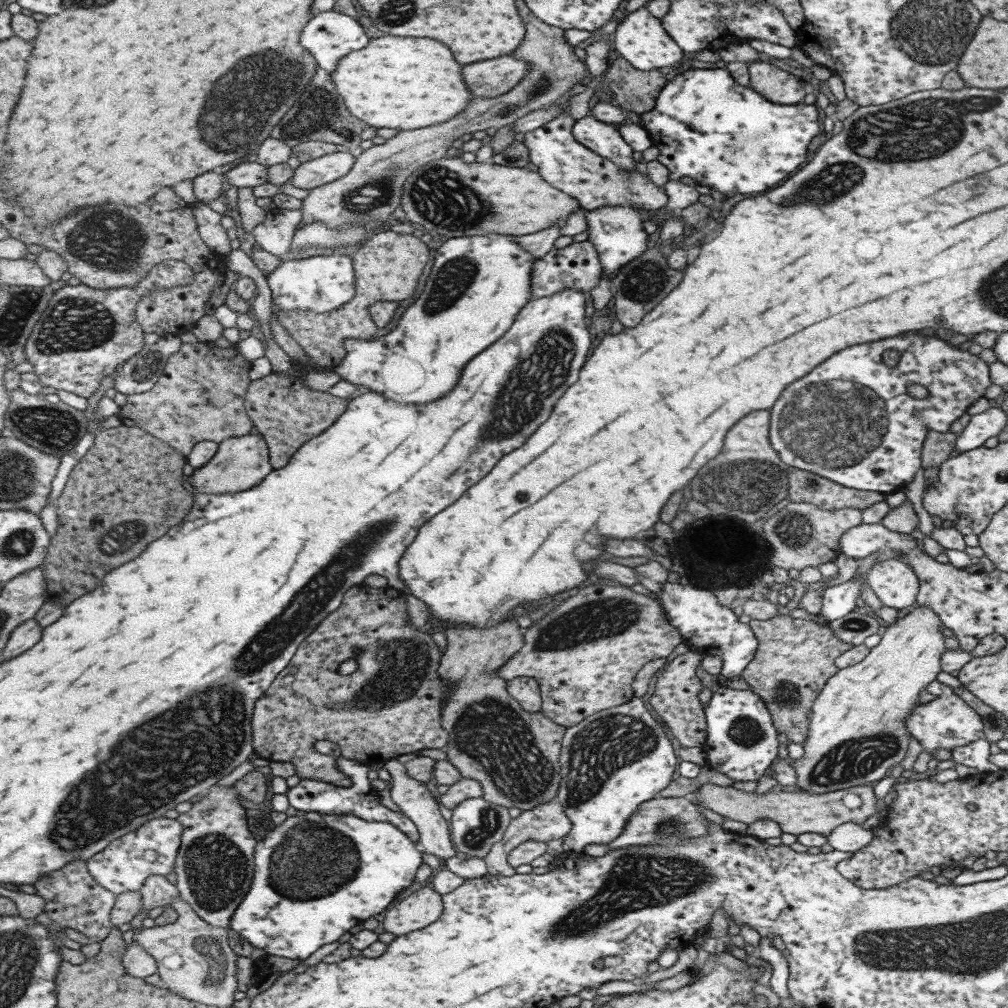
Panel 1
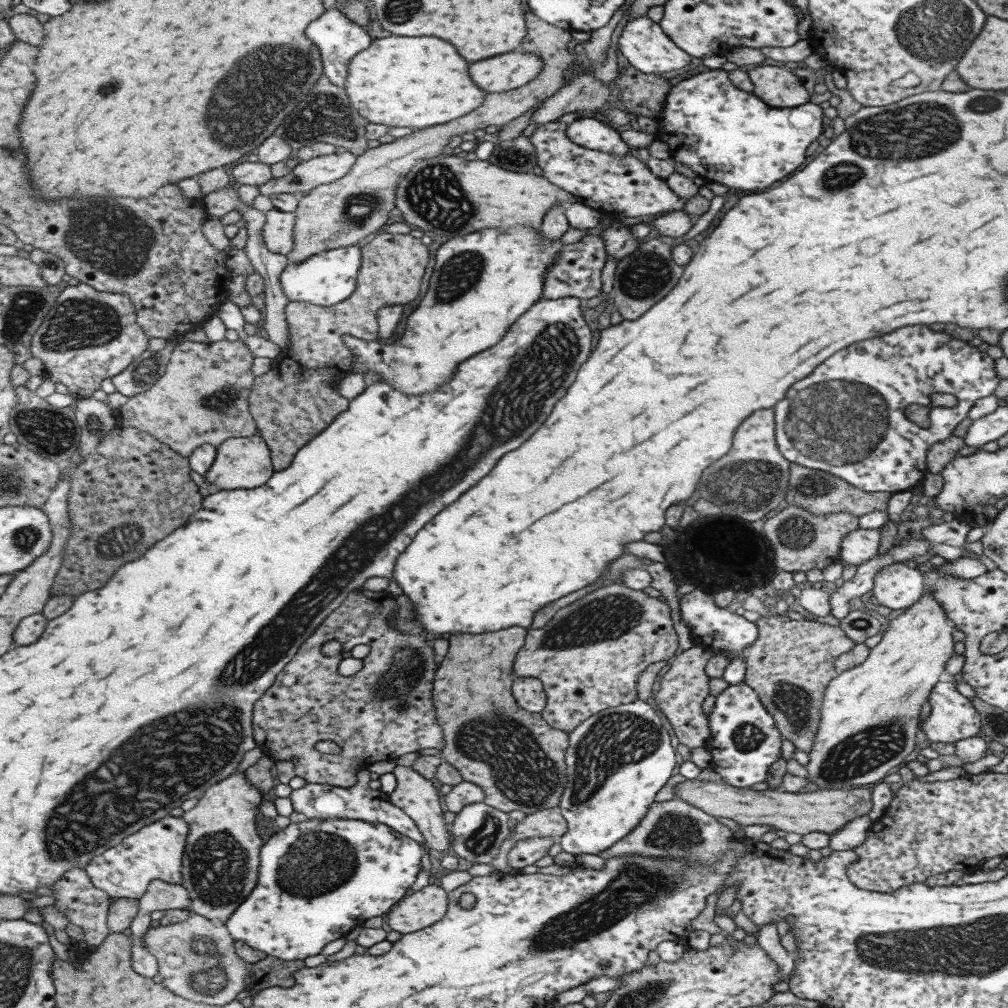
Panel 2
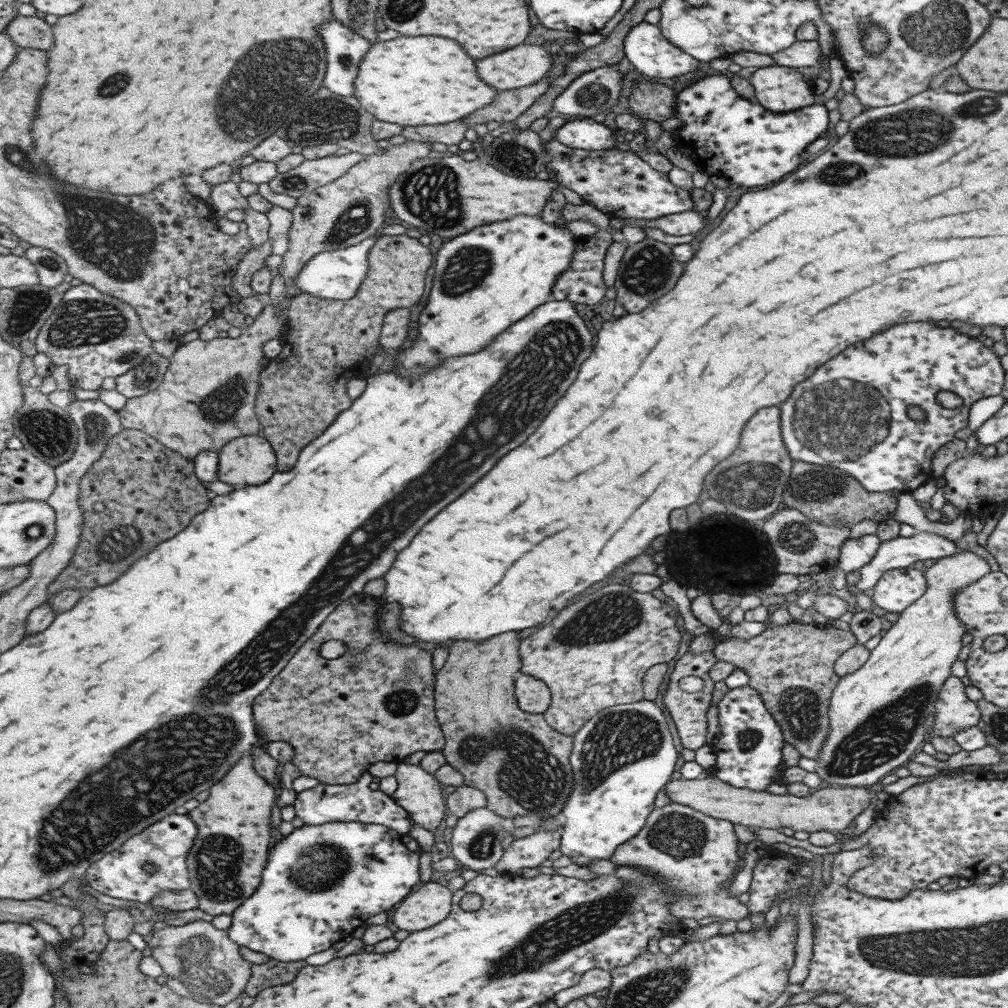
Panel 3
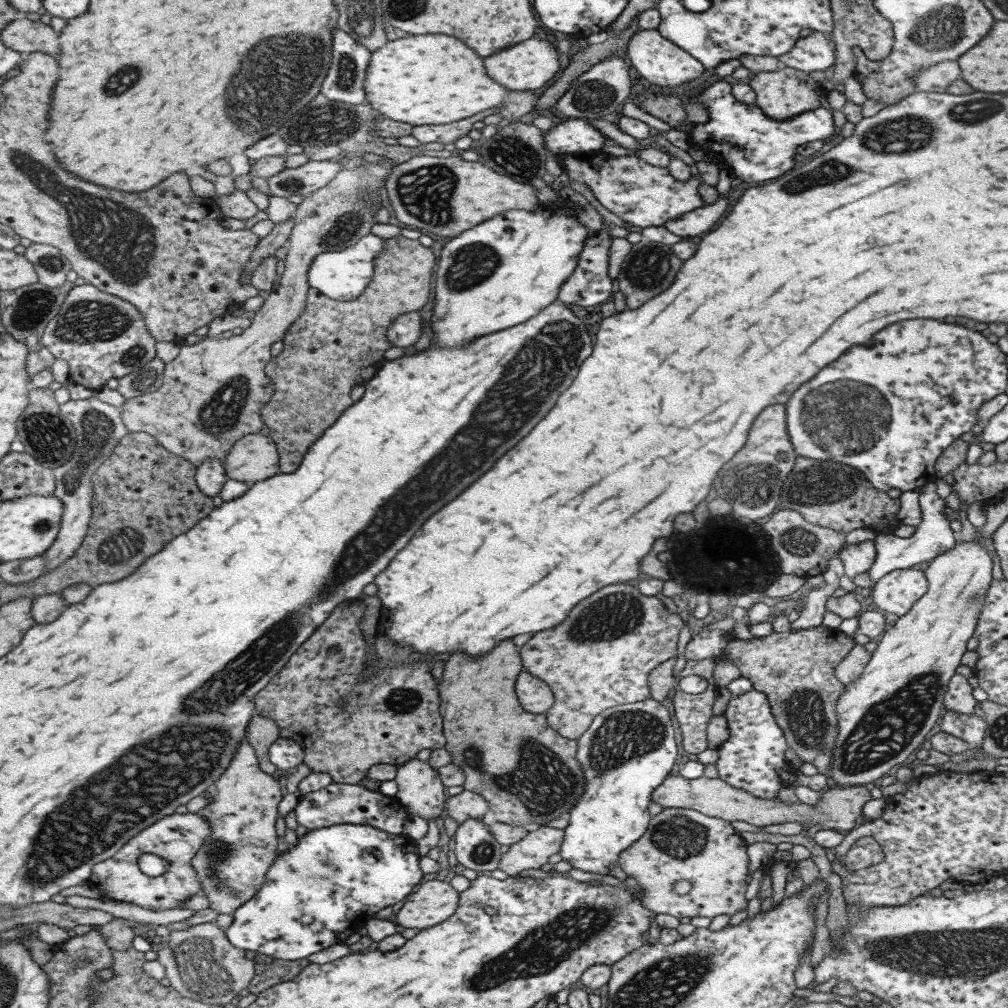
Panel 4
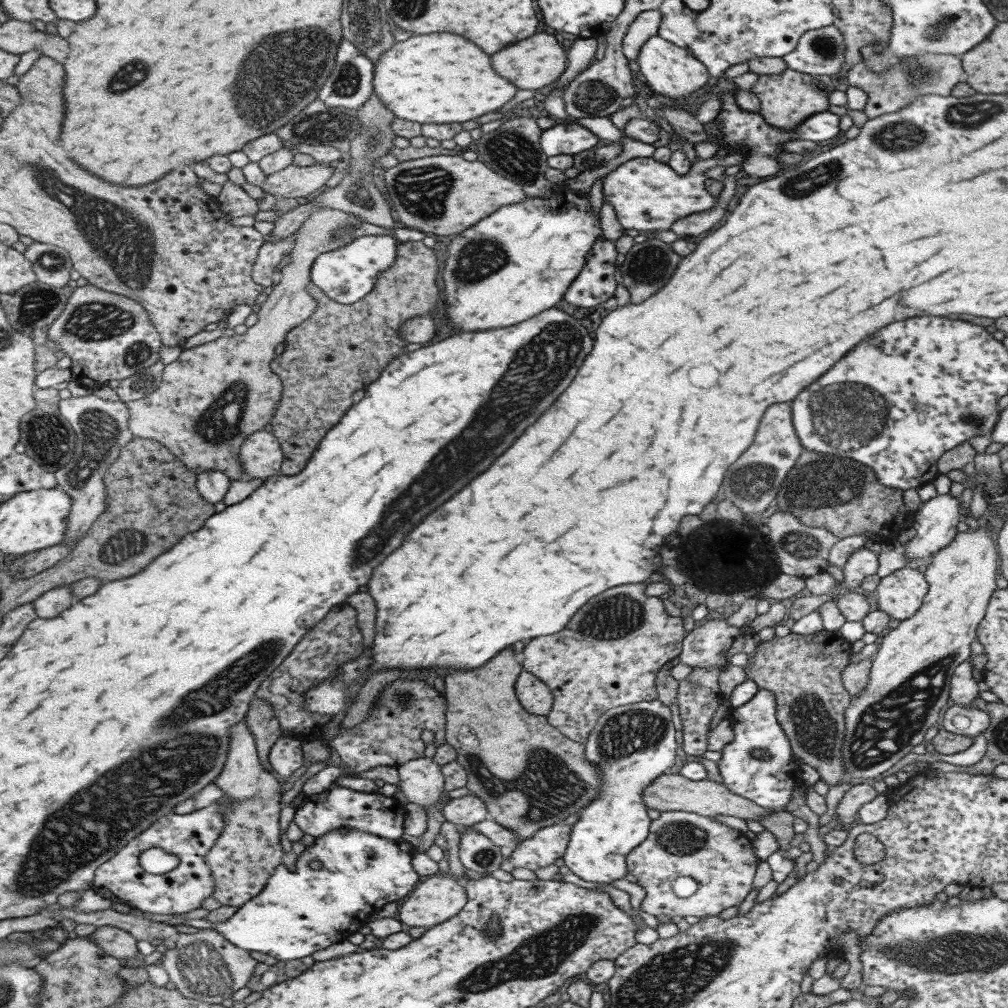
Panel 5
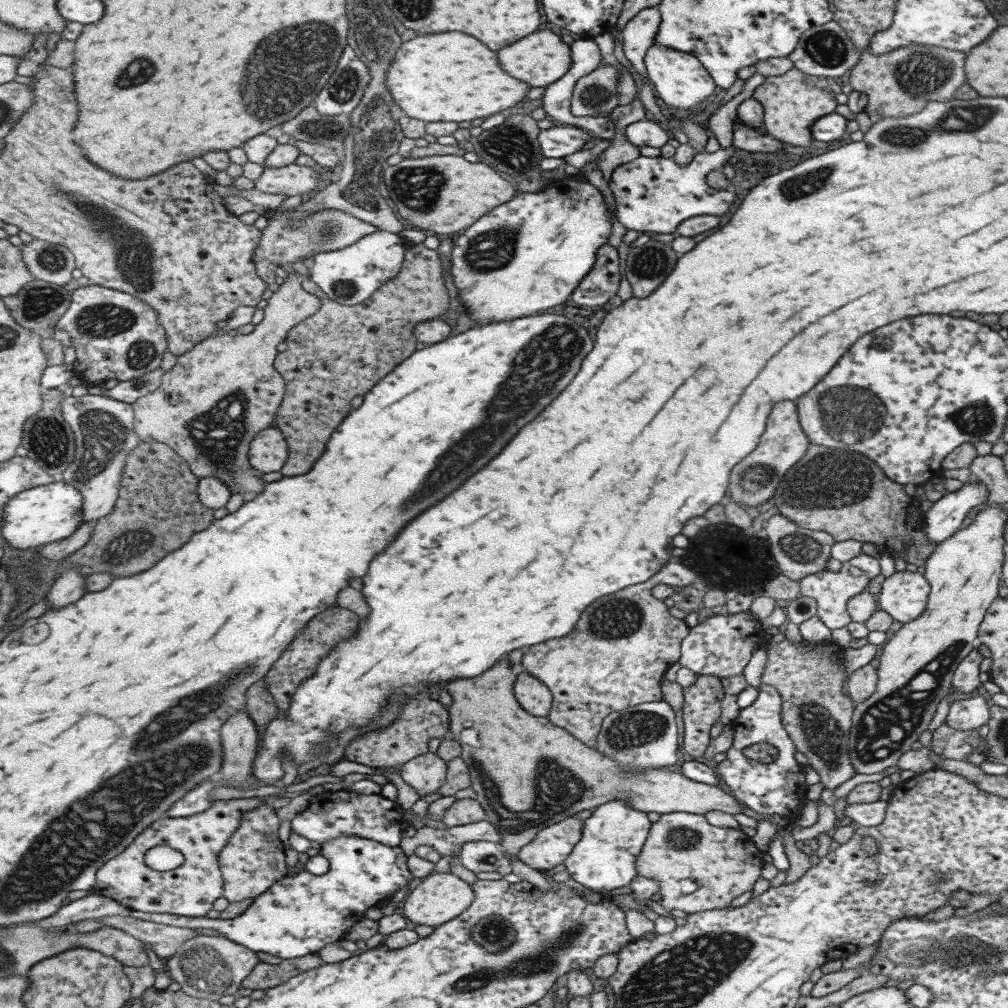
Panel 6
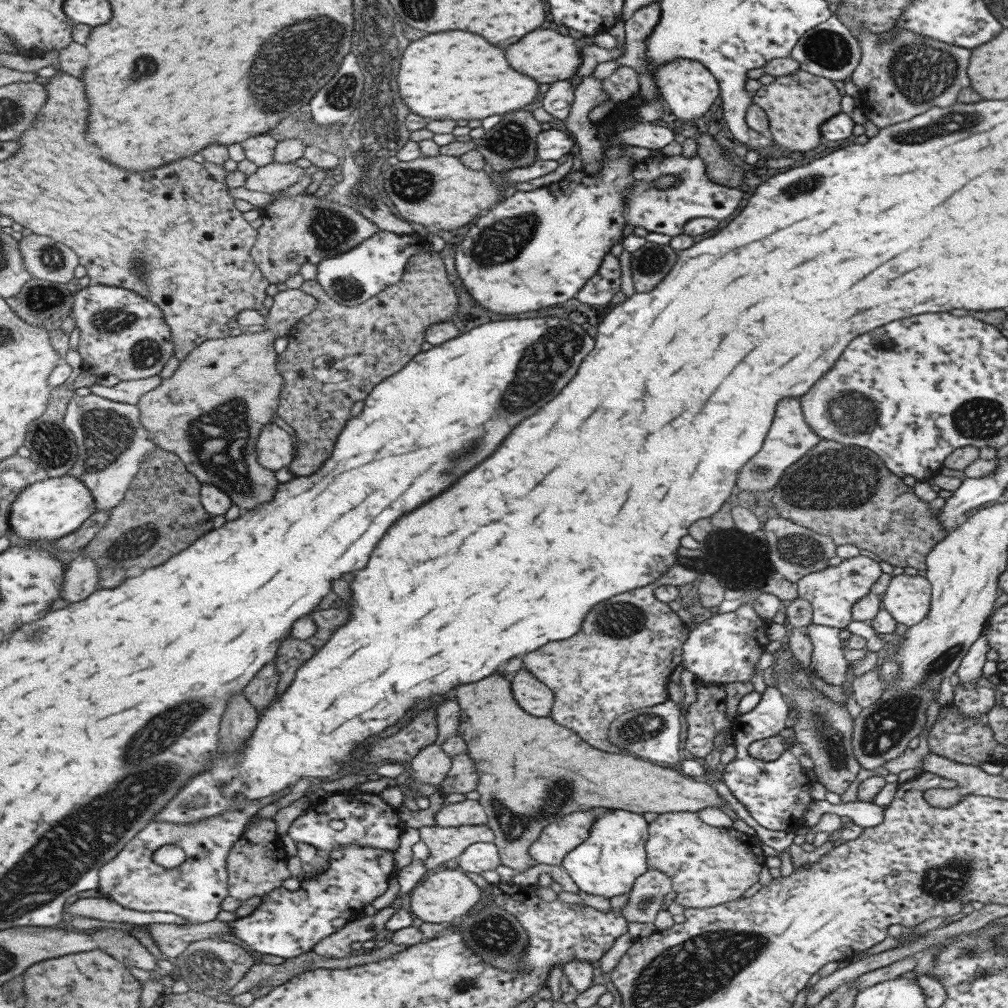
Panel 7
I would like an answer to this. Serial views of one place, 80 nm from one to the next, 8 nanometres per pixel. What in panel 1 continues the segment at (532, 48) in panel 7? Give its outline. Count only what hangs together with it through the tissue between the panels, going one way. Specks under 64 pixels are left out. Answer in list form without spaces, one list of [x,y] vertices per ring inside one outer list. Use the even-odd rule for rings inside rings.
[[[493,58],[473,62],[461,68],[461,78],[473,96],[493,98],[505,94],[515,87],[528,72],[528,64],[518,58]]]

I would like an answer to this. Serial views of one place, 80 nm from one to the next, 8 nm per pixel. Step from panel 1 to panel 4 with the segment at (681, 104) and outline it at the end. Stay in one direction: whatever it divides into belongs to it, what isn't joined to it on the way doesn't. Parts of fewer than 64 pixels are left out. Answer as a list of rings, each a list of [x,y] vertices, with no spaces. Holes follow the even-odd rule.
[[[729,79],[716,81],[696,96],[689,96],[688,102],[704,106],[707,121],[693,125],[687,138],[690,146],[704,148],[711,155],[711,159],[722,162],[732,172],[735,181],[761,184],[773,180],[794,166],[795,147],[805,142],[823,140],[833,132],[835,126],[831,111],[825,108],[806,110],[778,121],[766,117],[755,104],[745,104],[733,98],[730,86]]]

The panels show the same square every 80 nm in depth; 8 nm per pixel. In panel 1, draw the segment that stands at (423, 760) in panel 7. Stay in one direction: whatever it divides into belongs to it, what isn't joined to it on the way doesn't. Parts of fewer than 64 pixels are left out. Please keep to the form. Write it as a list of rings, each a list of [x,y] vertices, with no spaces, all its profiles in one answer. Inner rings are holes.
[[[395,759],[386,760],[384,769],[391,776],[392,787],[390,788],[391,801],[399,808],[401,814],[409,818],[409,820],[416,826],[419,836],[418,844],[421,852],[433,854],[438,858],[451,858],[456,856],[457,852],[452,847],[449,839],[449,830],[447,830],[447,822],[441,817],[438,810],[438,804],[427,790],[425,784],[415,781],[407,777],[404,764]]]

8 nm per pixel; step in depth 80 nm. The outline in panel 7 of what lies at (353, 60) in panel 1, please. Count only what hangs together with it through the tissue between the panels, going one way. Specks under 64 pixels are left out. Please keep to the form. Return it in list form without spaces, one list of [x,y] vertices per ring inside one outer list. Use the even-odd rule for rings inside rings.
[[[463,30],[427,34],[419,40],[409,42],[401,54],[397,70],[397,91],[409,113],[429,120],[481,120],[493,114],[503,114],[509,110],[519,111],[539,95],[537,83],[523,74],[515,74],[507,64],[499,48],[487,44],[477,34],[467,34]]]

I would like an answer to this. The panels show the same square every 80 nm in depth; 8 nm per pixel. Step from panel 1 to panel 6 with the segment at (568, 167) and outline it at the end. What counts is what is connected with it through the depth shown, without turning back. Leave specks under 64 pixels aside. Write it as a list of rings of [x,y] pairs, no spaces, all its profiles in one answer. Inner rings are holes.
[[[732,146],[711,153],[695,152],[693,158],[685,166],[679,166],[671,157],[637,158],[619,165],[611,172],[608,187],[615,202],[617,222],[626,230],[636,230],[638,233],[652,232],[671,234],[676,232],[676,226],[682,220],[692,216],[721,216],[731,208],[733,190],[715,190],[705,183],[705,175],[729,160],[736,154]]]

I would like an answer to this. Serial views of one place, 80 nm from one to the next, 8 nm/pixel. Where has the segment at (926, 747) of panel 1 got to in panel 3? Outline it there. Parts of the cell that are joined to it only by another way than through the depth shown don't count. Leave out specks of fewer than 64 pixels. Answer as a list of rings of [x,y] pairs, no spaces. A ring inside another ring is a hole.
[[[949,675],[942,683],[934,700],[933,736],[951,736],[968,726],[980,724],[980,712],[975,701],[963,693],[961,680]]]

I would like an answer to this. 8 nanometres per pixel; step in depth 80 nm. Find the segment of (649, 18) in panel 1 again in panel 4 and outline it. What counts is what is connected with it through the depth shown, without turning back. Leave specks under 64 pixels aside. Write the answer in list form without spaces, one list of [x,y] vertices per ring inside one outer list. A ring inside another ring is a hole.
[[[639,29],[632,34],[625,46],[625,59],[638,77],[658,87],[681,87],[689,80],[695,80],[704,66],[690,54],[663,38],[657,29]]]

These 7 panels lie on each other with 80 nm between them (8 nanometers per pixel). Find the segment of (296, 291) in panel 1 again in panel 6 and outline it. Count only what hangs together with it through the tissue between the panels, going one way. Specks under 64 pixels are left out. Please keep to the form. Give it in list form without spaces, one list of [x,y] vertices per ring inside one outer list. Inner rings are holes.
[[[378,230],[345,248],[313,254],[308,264],[309,279],[330,300],[344,306],[354,306],[364,302],[385,281],[397,274],[404,259],[405,249],[411,245],[398,234]]]

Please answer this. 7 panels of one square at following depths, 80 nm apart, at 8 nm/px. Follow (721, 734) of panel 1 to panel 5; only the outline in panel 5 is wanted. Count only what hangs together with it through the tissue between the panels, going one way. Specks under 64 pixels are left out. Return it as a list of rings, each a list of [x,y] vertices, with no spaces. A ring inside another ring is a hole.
[[[758,689],[747,702],[733,707],[727,719],[733,738],[720,750],[720,759],[716,762],[725,789],[763,810],[783,810],[795,787],[804,785],[799,775],[799,762],[793,759],[787,737],[777,724],[773,693]],[[754,750],[766,750],[767,758],[754,757]]]

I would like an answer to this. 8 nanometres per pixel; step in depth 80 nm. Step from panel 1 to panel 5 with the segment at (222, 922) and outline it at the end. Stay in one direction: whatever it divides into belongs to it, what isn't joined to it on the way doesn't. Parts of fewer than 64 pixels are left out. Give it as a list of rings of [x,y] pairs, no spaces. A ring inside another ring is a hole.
[[[240,720],[228,730],[230,743],[228,746],[227,756],[221,773],[212,782],[219,790],[225,793],[223,802],[225,810],[221,812],[223,830],[215,844],[211,846],[203,856],[202,860],[208,866],[209,872],[213,879],[213,890],[211,898],[221,906],[241,907],[265,886],[270,872],[281,863],[281,846],[279,843],[278,818],[282,806],[279,804],[282,794],[279,793],[280,784],[275,780],[275,776],[269,771],[262,770],[256,748],[254,747],[254,738]]]

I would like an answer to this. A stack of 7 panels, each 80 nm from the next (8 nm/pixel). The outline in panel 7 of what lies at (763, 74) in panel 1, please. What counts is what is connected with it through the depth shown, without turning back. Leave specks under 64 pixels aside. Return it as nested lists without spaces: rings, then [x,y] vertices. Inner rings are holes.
[[[801,69],[782,77],[774,77],[771,83],[762,85],[751,95],[752,102],[766,114],[769,137],[773,143],[791,152],[807,152],[819,144],[820,126],[840,112],[840,98],[832,81]]]

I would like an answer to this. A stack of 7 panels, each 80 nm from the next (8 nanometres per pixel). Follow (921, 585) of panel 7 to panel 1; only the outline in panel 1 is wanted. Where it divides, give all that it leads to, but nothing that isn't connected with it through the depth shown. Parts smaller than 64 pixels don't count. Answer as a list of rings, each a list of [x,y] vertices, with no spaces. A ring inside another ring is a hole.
[[[887,559],[873,564],[865,576],[865,582],[873,590],[882,606],[903,612],[915,605],[918,580],[902,561]]]

